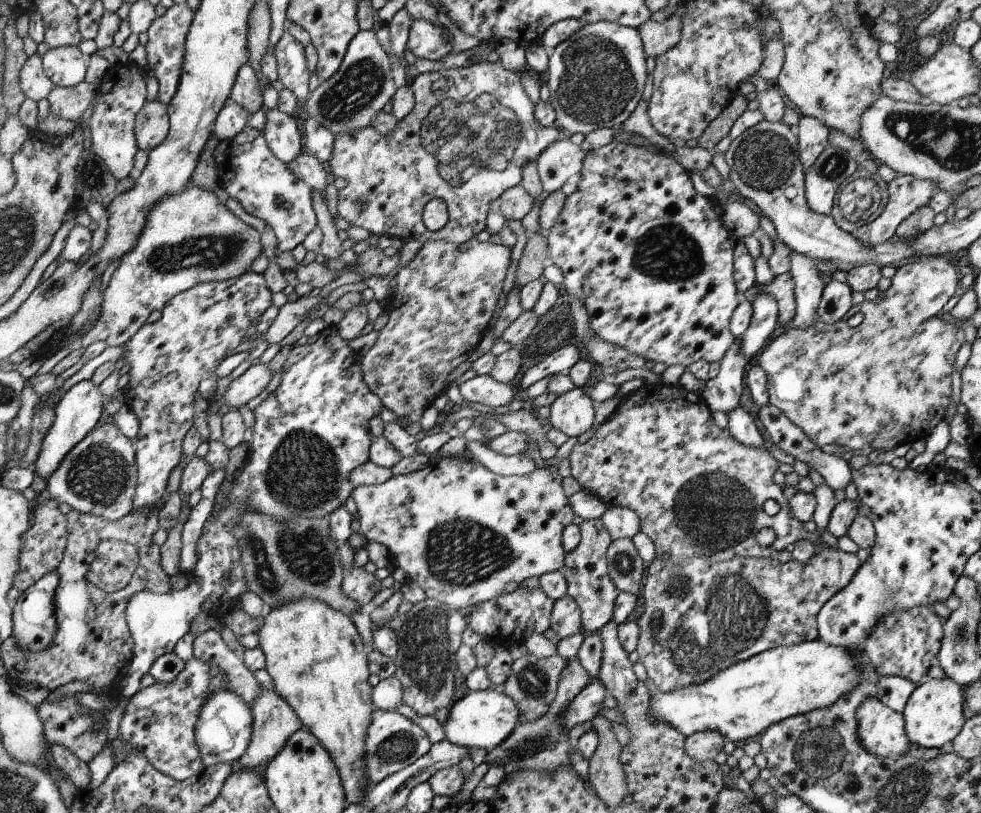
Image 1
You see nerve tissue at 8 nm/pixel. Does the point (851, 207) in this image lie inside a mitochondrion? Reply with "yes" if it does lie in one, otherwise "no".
yes

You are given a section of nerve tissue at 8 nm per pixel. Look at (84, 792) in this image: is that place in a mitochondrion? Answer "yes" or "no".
no

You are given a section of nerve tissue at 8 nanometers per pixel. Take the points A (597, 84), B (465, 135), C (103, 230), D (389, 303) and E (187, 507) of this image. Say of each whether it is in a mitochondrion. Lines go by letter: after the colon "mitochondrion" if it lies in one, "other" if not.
A: mitochondrion
B: mitochondrion
C: other
D: other
E: other

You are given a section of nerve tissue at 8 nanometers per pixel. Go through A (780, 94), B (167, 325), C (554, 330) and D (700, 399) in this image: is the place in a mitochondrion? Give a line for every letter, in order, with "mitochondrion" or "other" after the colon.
A: other
B: other
C: mitochondrion
D: other

